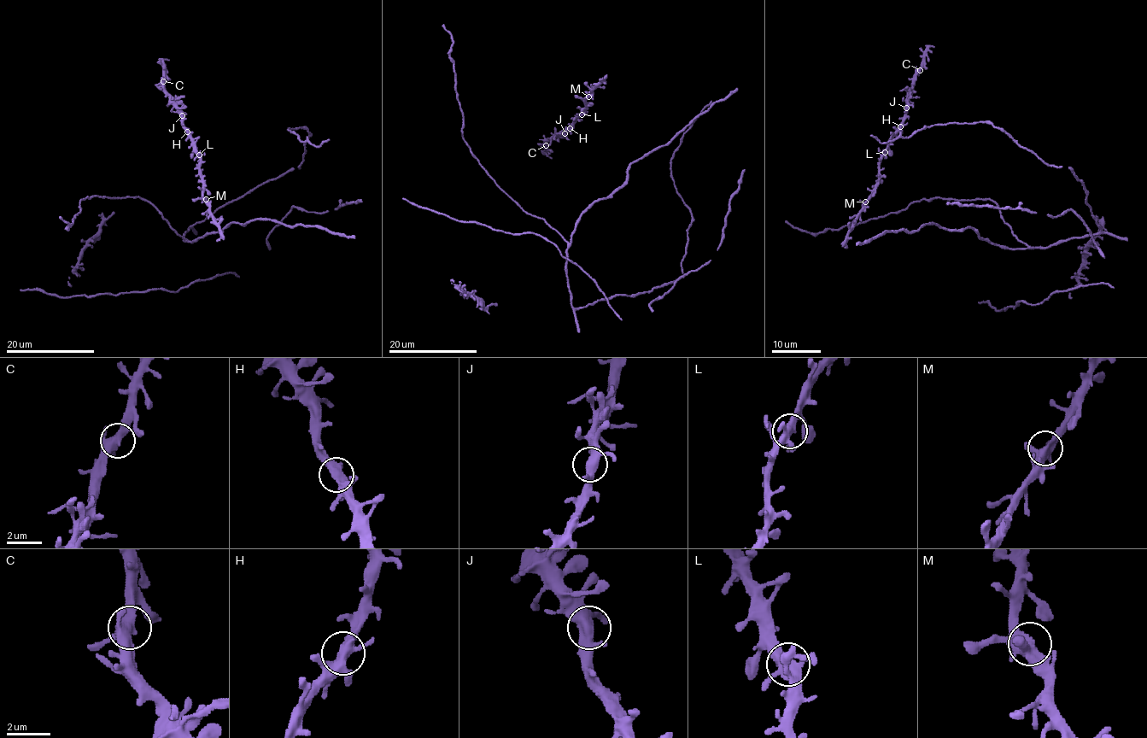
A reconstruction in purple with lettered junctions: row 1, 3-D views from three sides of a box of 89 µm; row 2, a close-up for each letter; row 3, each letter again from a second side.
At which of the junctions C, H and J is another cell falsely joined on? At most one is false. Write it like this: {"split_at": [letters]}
{"split_at": []}

